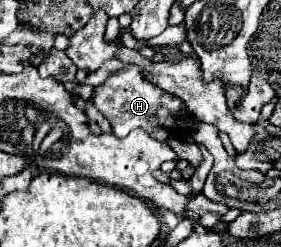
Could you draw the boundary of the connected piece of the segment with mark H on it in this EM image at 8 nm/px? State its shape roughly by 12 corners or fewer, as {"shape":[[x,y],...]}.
{"shape":[[137,66],[95,86],[93,104],[117,138],[177,134],[177,96]]}

